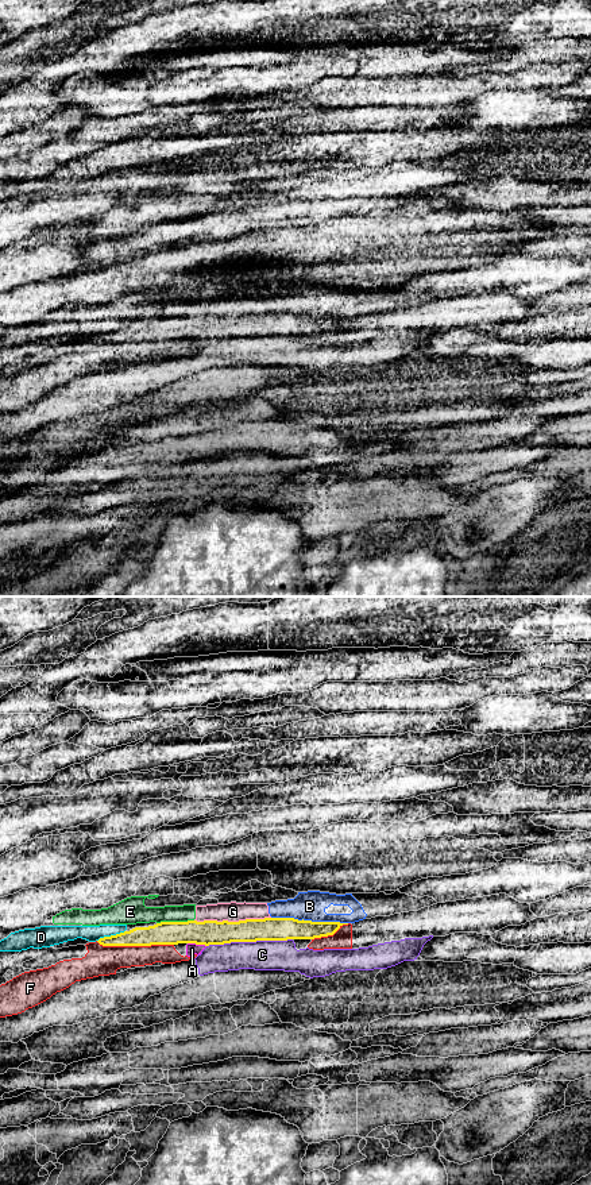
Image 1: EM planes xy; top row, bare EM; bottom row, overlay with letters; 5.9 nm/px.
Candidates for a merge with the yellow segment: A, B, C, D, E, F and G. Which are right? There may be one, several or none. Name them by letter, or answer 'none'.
none

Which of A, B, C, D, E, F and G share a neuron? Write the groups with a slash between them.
A / B D E G / C / F

